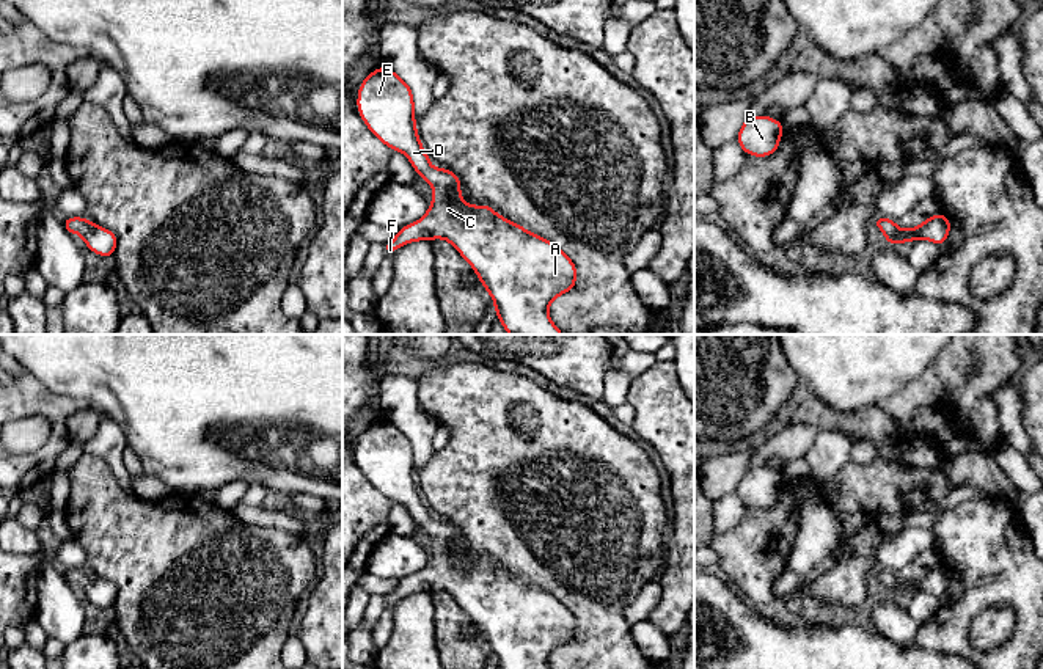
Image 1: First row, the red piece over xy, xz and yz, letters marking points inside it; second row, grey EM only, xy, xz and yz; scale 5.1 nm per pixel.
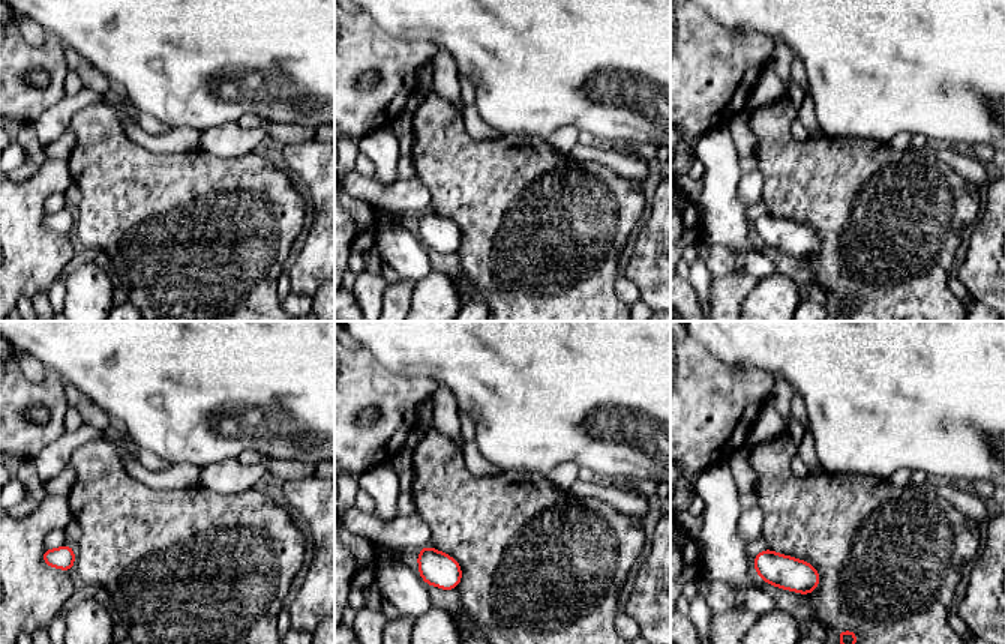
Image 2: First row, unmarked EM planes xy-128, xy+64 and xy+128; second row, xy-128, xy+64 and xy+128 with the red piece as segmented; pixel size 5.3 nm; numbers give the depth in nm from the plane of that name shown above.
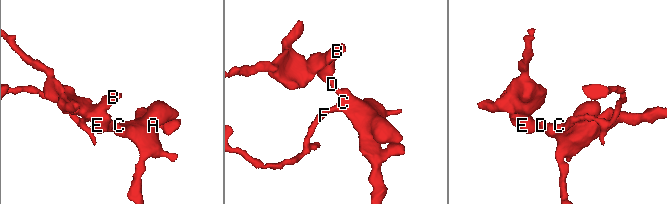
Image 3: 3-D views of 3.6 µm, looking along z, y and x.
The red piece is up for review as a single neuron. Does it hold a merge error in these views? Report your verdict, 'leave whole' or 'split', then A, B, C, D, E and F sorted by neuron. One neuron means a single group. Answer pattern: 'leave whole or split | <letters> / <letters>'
leave whole | A B C D E F

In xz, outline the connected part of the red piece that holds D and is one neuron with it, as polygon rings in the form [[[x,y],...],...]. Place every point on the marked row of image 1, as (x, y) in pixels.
[[[390,68],[372,71],[360,85],[358,113],[368,129],[393,151],[404,152],[434,190],[427,214],[404,228],[383,245],[385,254],[393,254],[405,243],[416,240],[446,239],[474,269],[495,303],[495,314],[511,334],[564,334],[550,319],[550,303],[567,294],[576,284],[573,261],[553,242],[526,231],[523,226],[498,215],[489,204],[470,206],[460,196],[460,177],[446,168],[434,170],[415,122],[413,93],[404,79]]]

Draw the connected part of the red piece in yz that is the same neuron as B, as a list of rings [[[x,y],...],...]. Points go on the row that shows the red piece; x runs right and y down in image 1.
[[[765,115],[748,116],[737,135],[737,143],[748,155],[765,157],[778,151],[782,133],[781,121]]]

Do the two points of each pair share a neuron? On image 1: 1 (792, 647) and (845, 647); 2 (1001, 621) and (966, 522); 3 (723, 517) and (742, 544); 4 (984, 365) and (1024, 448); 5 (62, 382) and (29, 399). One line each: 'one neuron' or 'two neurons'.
1: one neuron
2: two neurons
3: two neurons
4: two neurons
5: two neurons

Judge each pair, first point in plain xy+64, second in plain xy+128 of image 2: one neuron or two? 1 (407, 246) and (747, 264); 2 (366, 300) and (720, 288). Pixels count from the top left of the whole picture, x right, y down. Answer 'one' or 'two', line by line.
1: one
2: two

